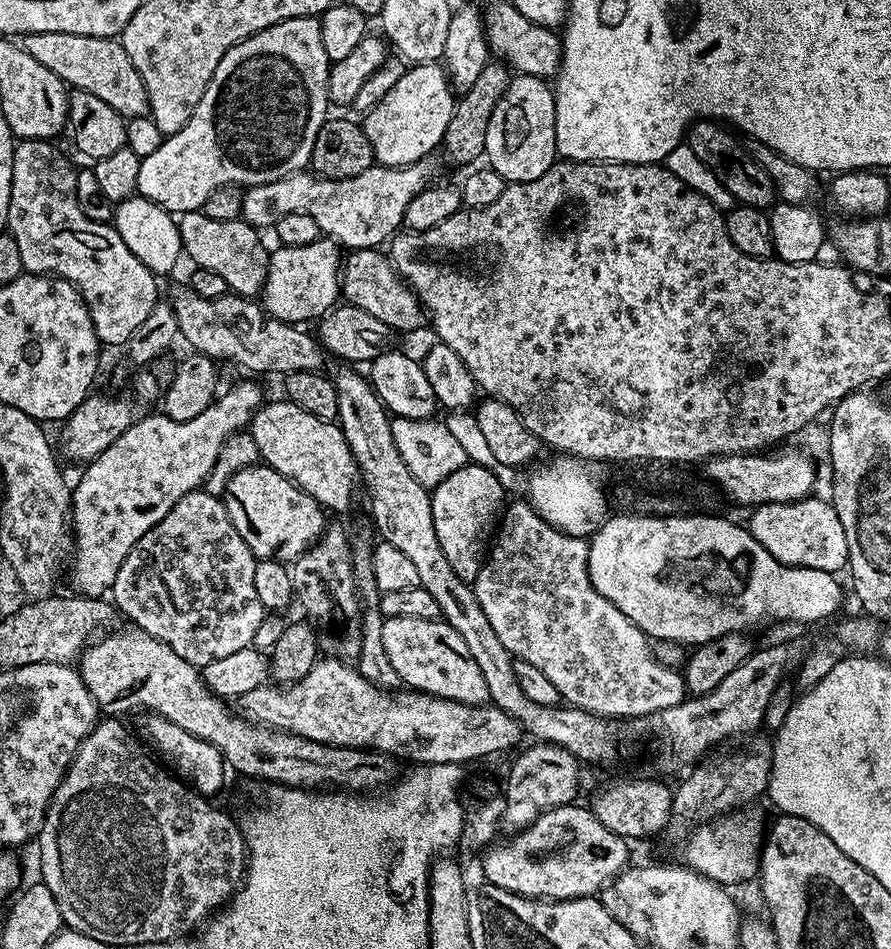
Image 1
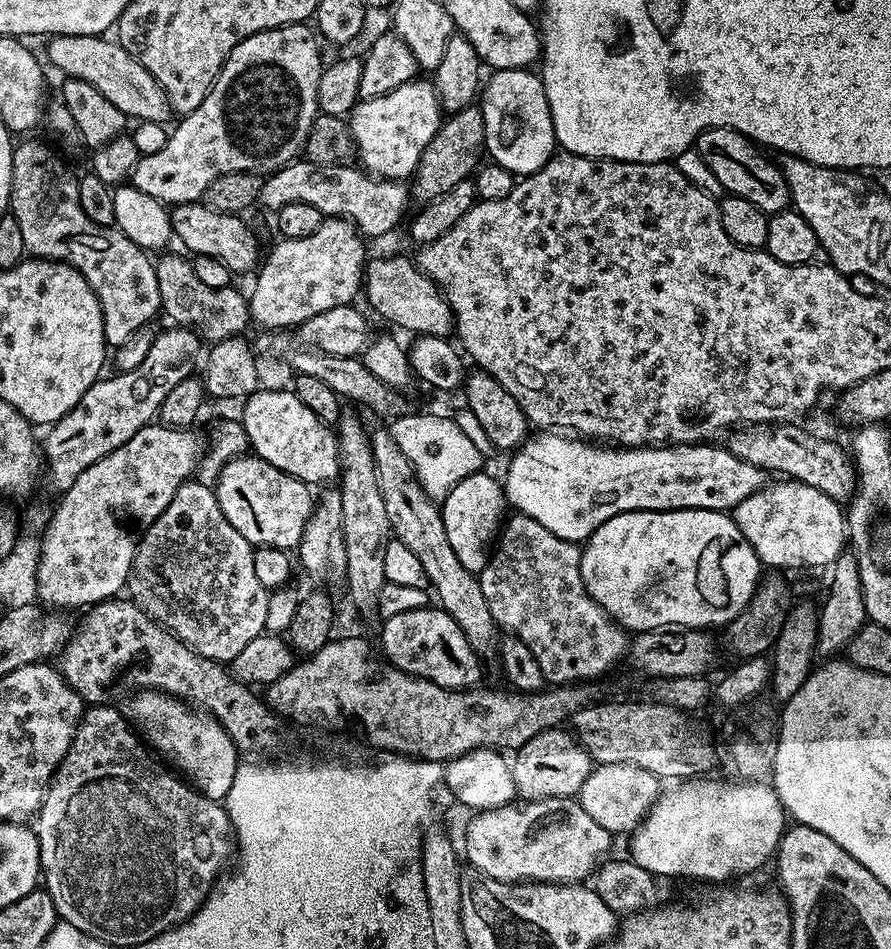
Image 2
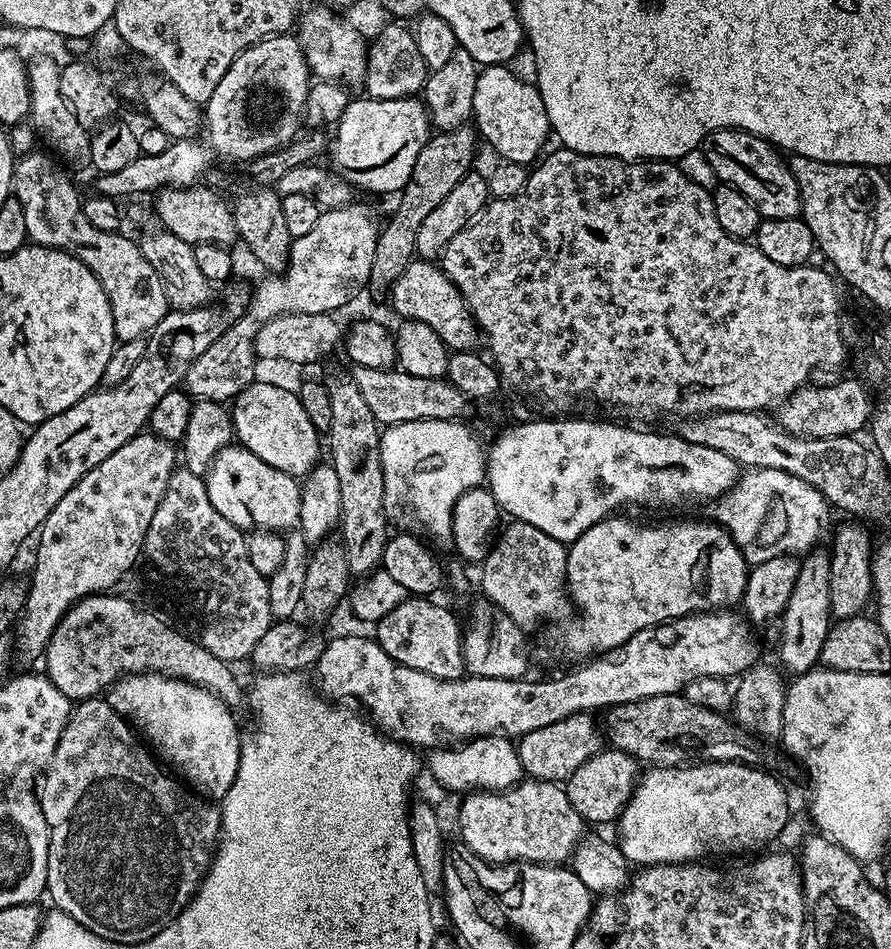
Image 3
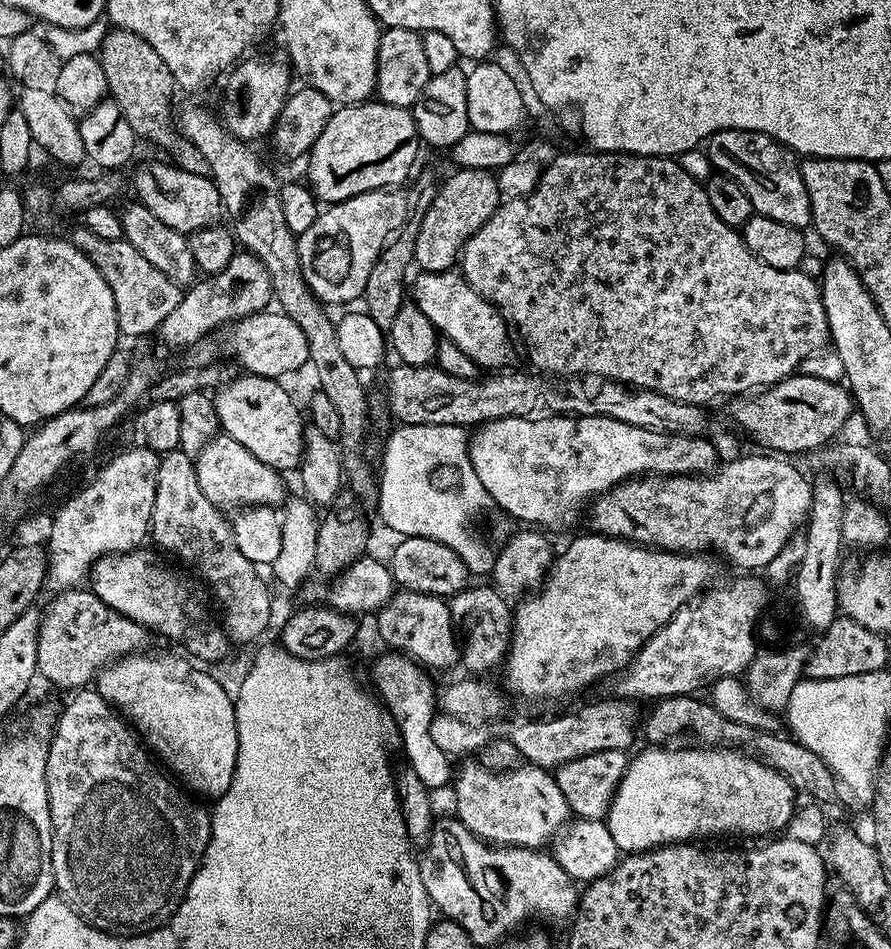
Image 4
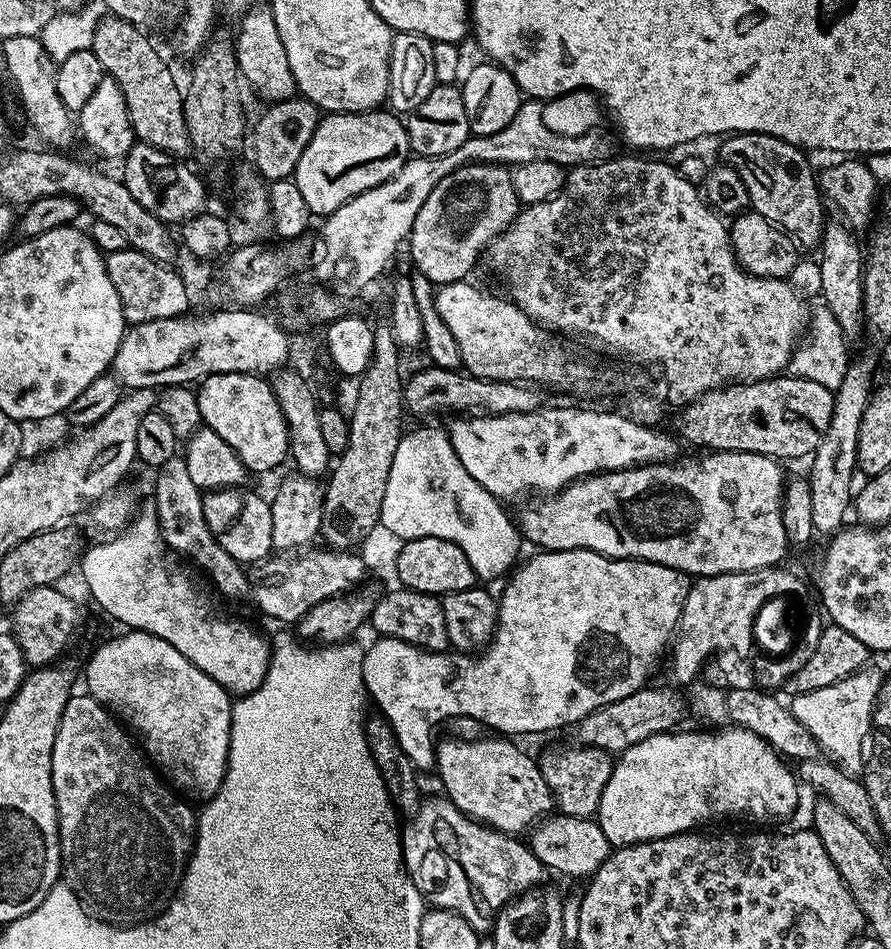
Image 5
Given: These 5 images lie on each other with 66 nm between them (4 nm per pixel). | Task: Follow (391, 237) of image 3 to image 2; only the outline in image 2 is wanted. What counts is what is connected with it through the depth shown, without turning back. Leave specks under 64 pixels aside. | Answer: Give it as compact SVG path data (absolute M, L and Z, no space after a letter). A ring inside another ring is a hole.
M469 106L451 113L441 123L439 130L430 138L426 150L422 150L420 161L410 180L410 196L417 205L431 204L442 194L454 190L458 182L469 179L481 163L480 155L485 155L486 122L478 106Z

